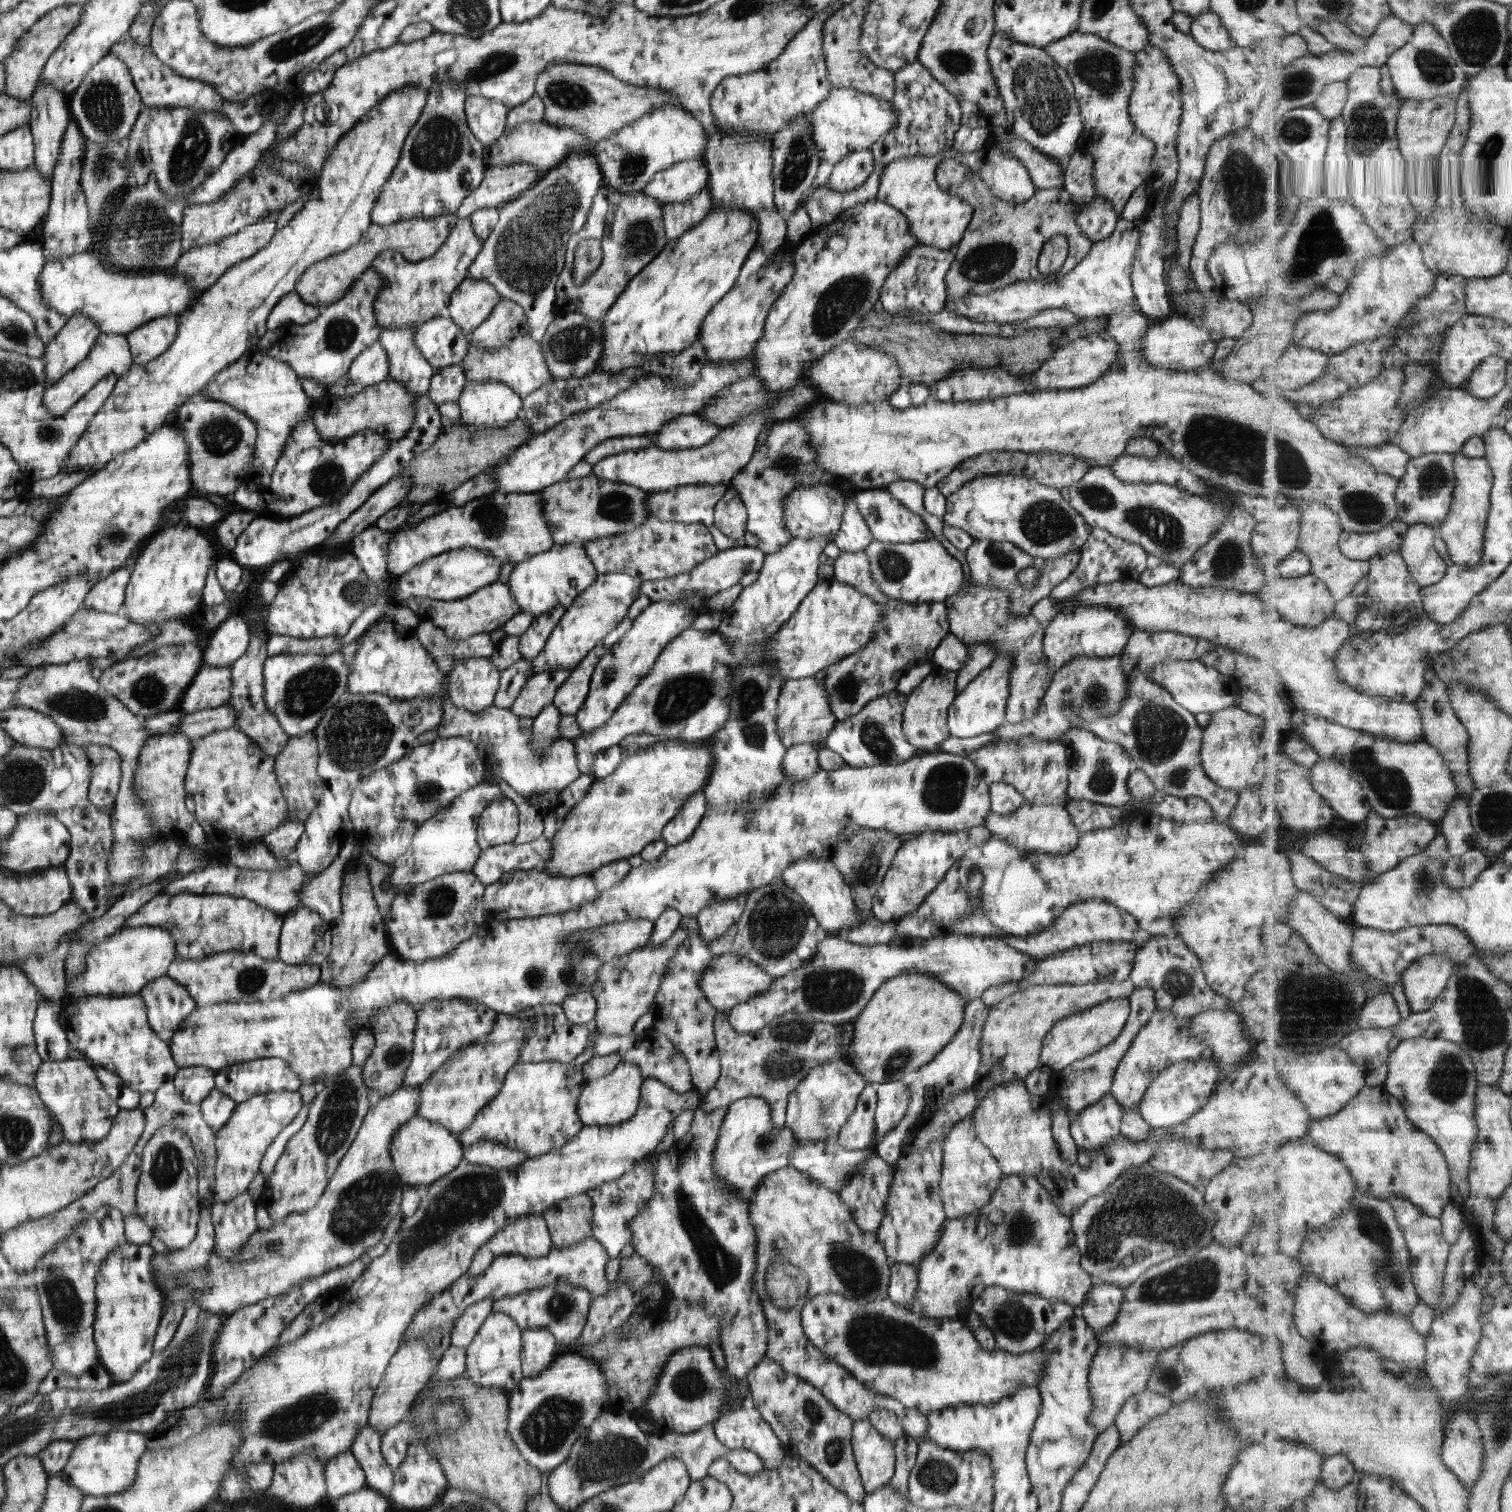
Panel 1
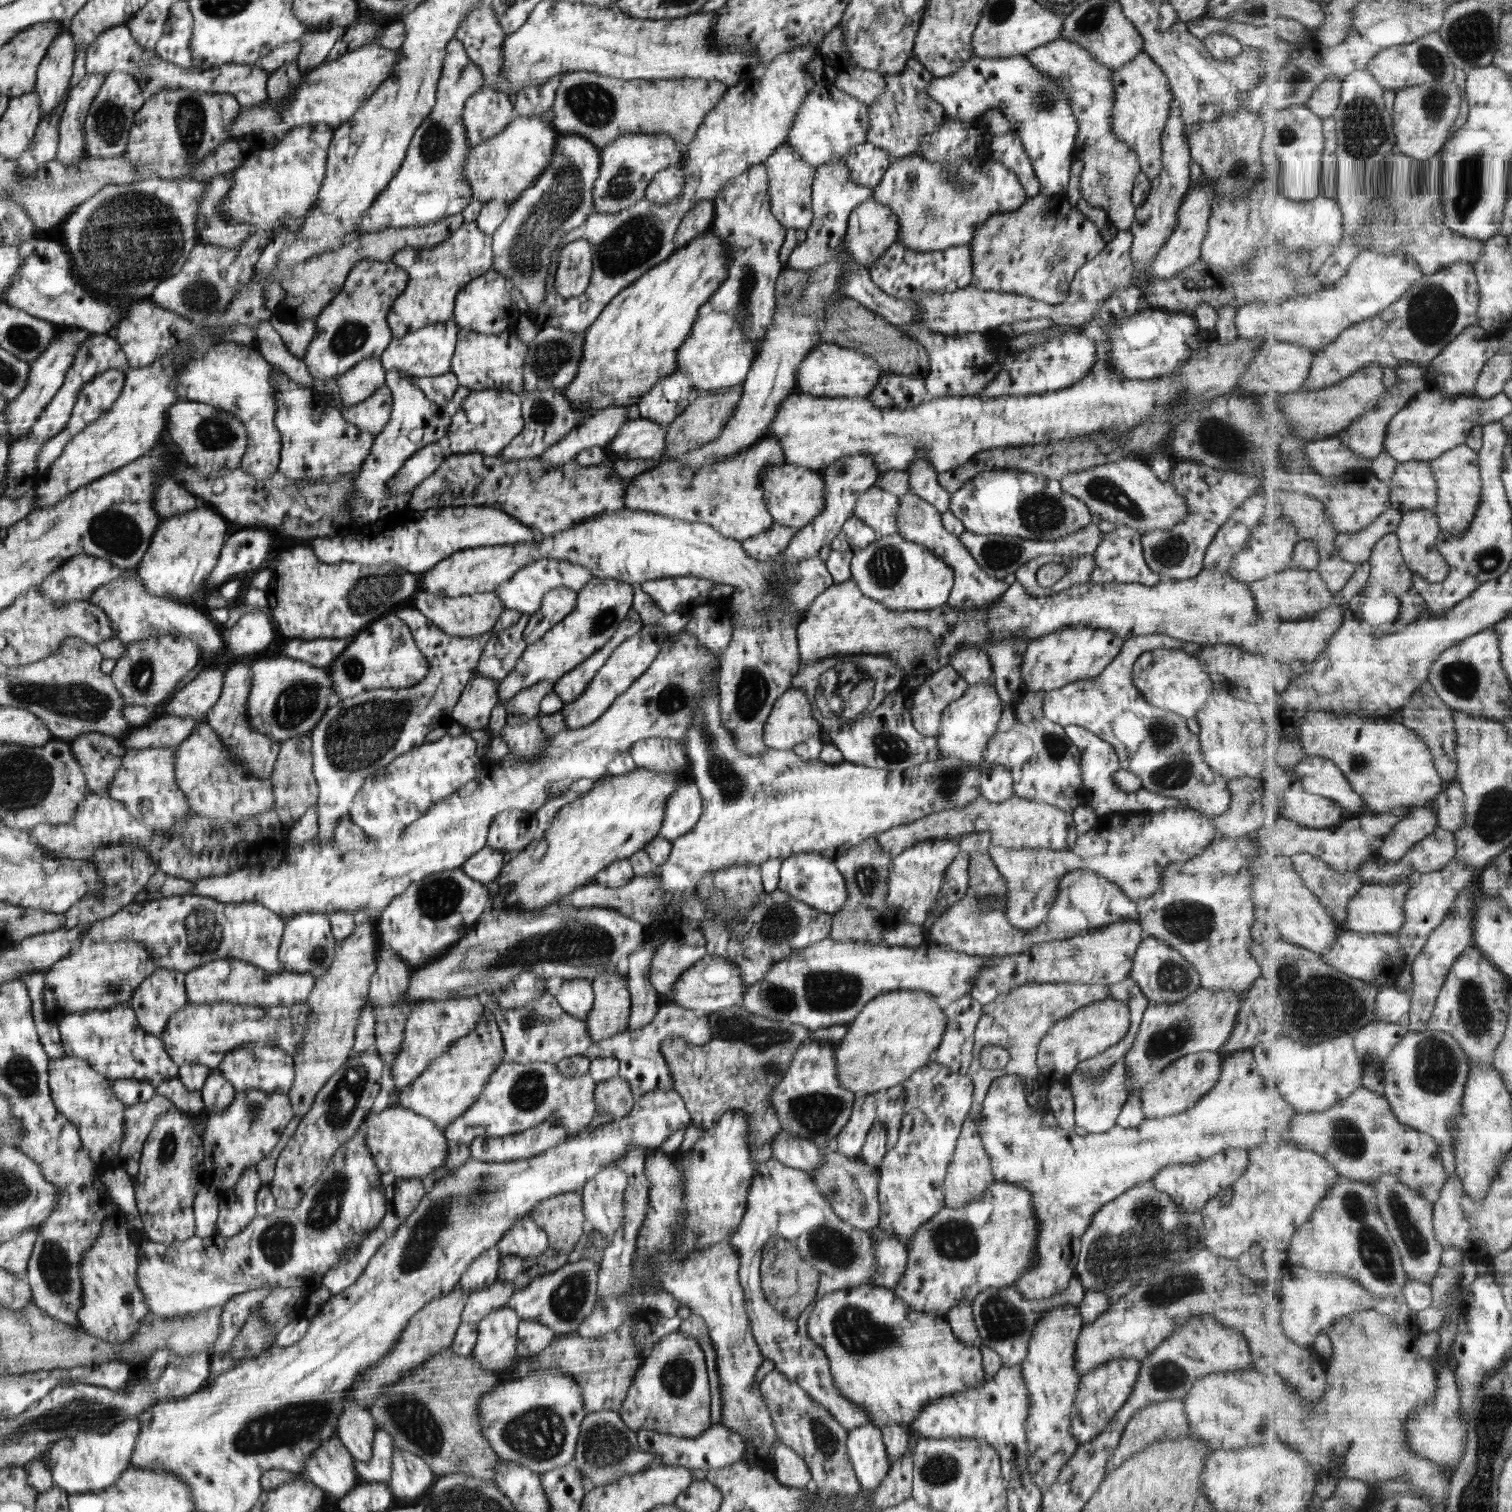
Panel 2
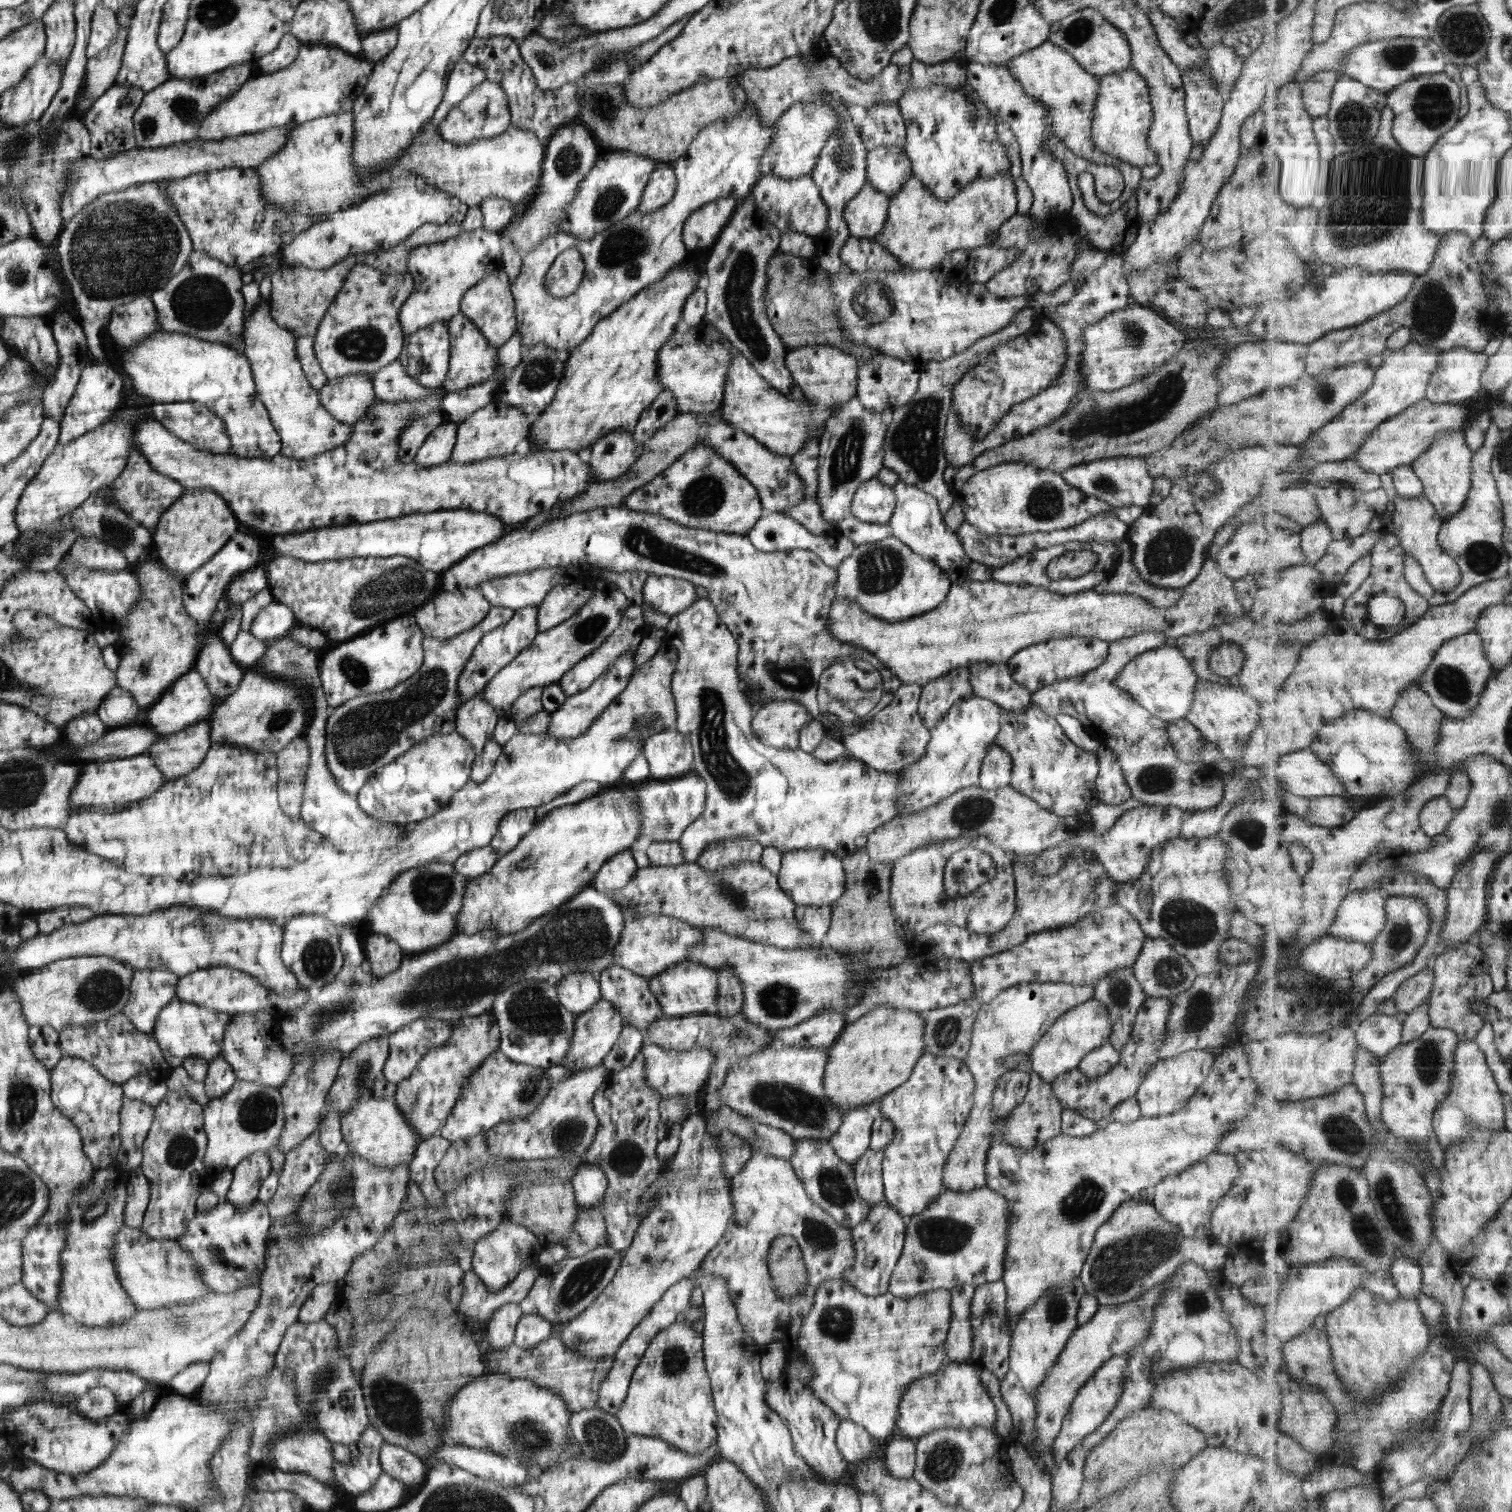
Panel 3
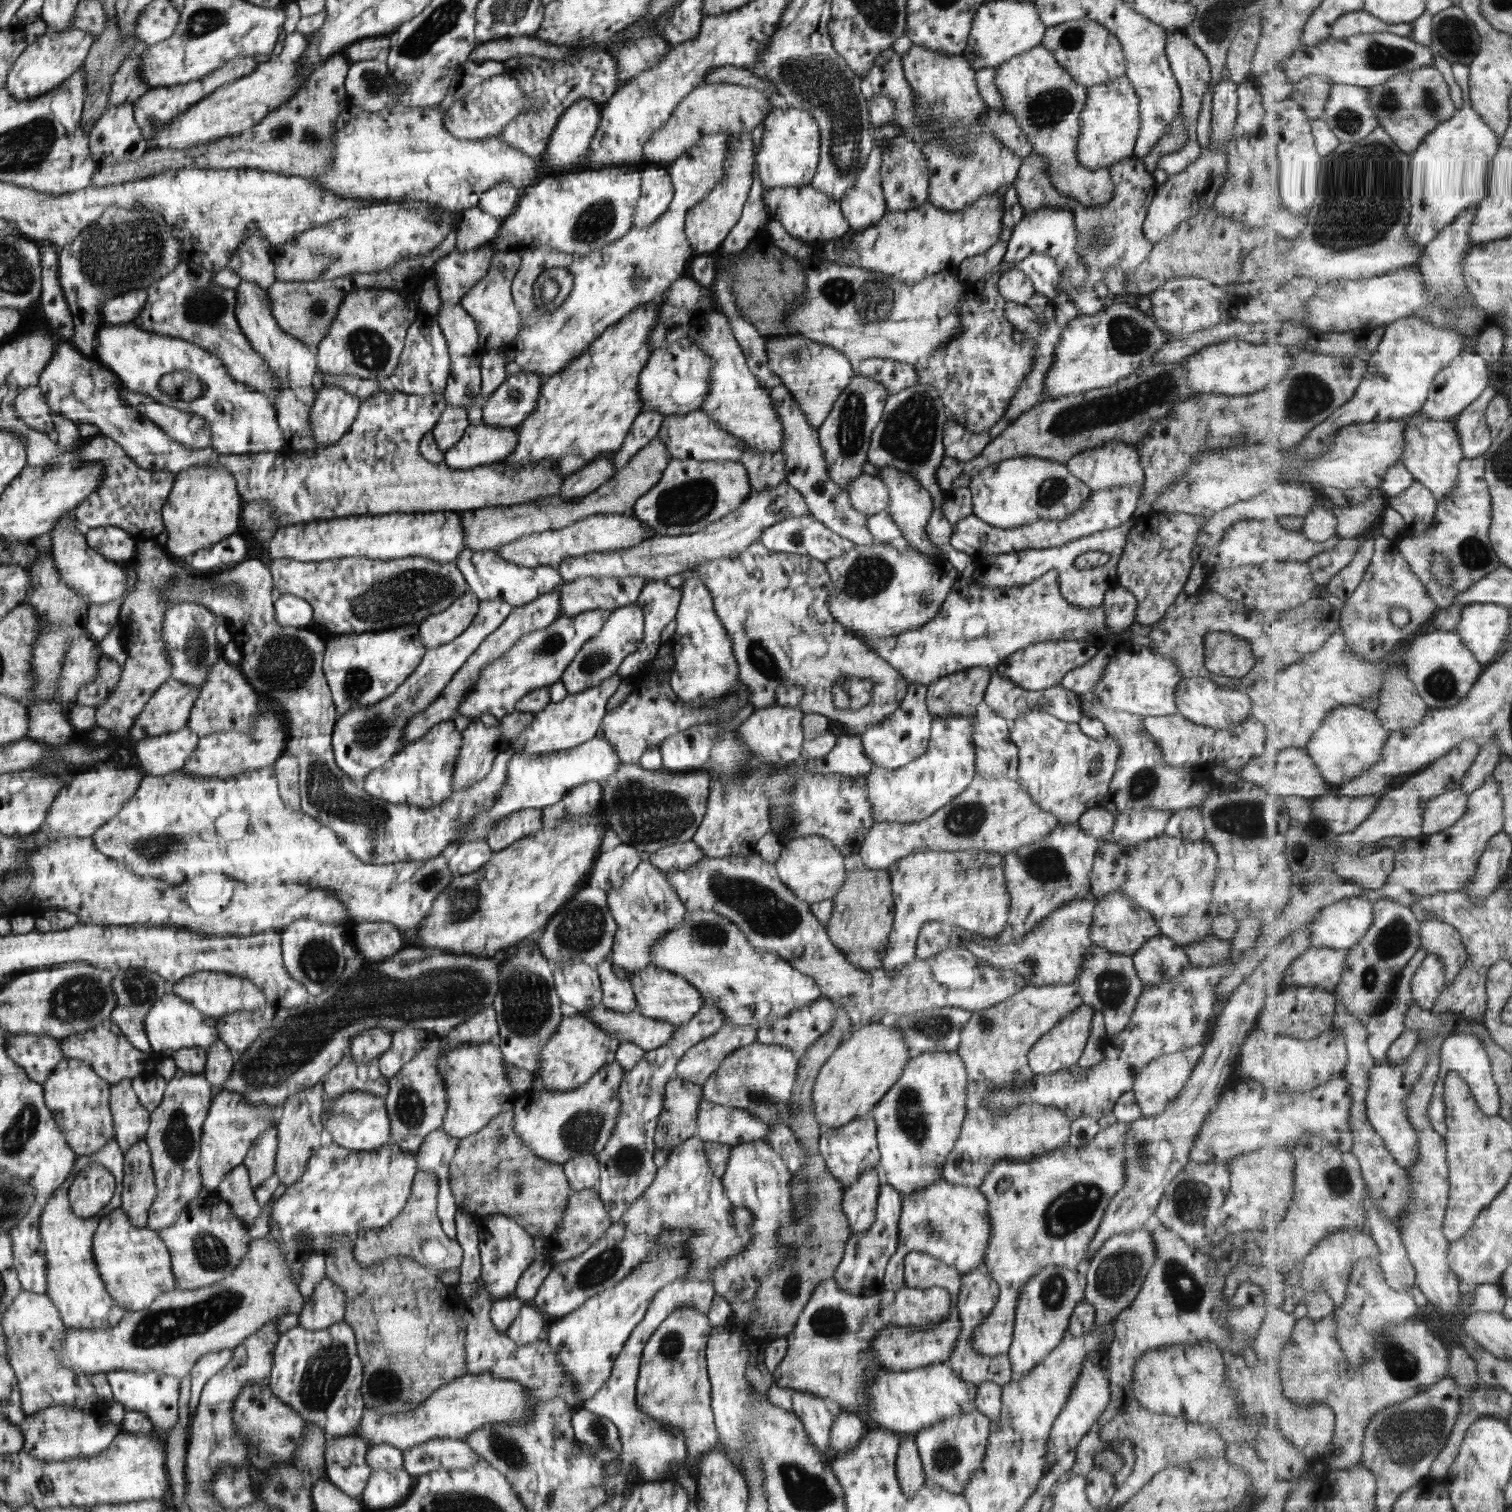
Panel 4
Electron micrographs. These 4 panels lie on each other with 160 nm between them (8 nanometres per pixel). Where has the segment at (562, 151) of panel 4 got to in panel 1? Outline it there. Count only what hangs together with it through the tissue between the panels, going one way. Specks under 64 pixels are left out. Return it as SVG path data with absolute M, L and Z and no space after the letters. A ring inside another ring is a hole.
M593 151L570 152L556 164L555 168L546 171L531 188L524 190L519 198L498 209L498 222L489 237L483 241L477 258L467 268L466 278L489 282L499 297L515 302L515 305L523 310L523 317L529 326L528 335L535 342L540 342L547 325L555 318L554 287L556 280L563 273L561 269L567 241L583 227L592 198L601 186L603 186L602 174Z

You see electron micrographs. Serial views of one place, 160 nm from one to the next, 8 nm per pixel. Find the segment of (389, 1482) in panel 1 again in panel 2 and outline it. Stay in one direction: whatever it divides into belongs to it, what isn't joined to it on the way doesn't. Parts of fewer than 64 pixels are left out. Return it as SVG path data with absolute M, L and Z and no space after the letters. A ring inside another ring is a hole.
M349 1395L344 1398L345 1409L338 1418L338 1428L335 1436L353 1456L355 1464L367 1463L371 1458L371 1445L374 1442L375 1421Z

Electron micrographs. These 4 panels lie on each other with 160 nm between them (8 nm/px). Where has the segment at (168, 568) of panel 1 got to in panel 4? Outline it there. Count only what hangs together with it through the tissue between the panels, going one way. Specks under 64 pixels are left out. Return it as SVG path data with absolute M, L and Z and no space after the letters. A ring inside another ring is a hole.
M200 466L175 474L169 500L162 507L165 552L172 560L188 564L198 550L205 550L231 535L239 526L237 483L222 466Z

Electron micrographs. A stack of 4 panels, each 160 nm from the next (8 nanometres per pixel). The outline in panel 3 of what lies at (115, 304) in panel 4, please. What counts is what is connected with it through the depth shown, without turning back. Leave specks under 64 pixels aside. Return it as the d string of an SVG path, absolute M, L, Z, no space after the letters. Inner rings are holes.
M148 297L115 307L107 323L107 336L120 348L130 348L159 331L158 315Z

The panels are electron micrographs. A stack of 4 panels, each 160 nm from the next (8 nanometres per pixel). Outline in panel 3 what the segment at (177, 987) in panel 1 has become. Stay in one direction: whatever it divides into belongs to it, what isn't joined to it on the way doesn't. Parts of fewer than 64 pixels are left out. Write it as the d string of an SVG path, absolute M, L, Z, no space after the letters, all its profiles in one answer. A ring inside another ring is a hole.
M135 969L129 1000L121 1012L138 1031L153 1032L158 1014L176 996L178 977L164 970Z

